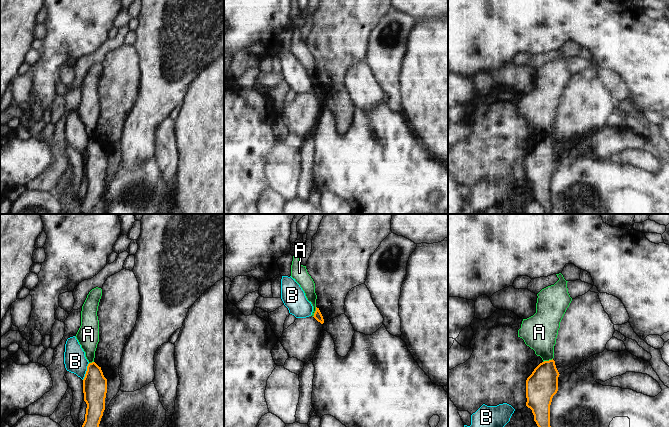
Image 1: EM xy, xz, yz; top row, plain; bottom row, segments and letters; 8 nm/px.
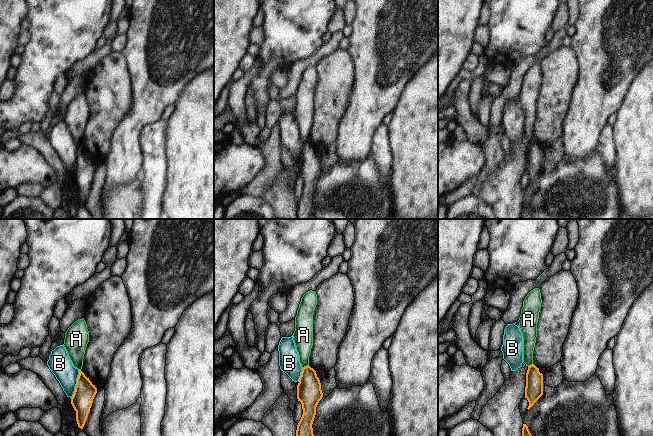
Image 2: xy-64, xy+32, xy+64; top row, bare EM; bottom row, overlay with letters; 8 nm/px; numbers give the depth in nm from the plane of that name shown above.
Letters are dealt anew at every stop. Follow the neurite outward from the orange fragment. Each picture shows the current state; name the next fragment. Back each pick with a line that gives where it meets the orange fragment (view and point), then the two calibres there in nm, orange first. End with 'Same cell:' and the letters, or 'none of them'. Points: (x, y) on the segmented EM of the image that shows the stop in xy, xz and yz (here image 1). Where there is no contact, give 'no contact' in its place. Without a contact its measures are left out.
Same cell: none of them

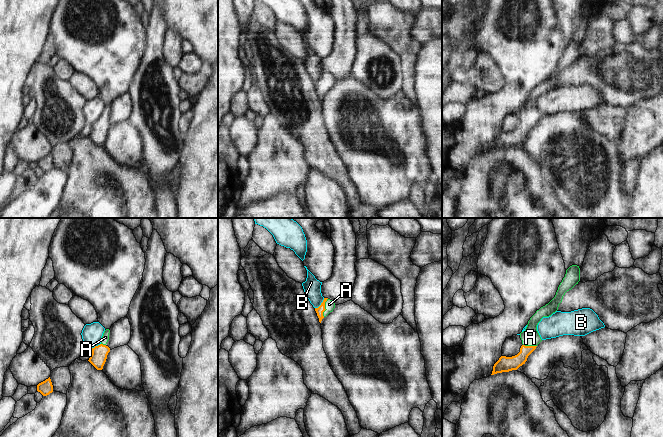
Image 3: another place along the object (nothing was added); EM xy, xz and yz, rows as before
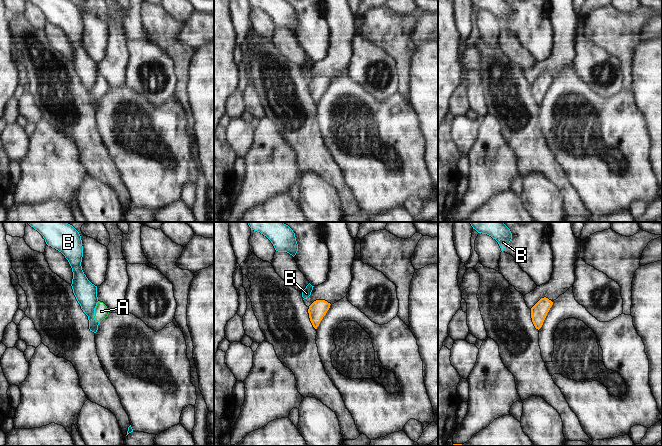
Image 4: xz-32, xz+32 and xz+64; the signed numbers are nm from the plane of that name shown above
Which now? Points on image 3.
A: contact xz (324, 307); calibres 60 and 80 nm
Same cell: A

